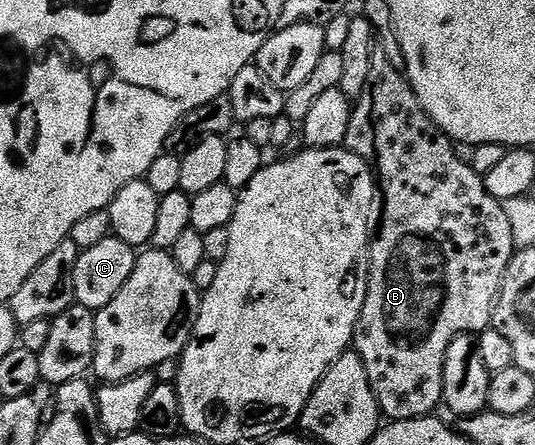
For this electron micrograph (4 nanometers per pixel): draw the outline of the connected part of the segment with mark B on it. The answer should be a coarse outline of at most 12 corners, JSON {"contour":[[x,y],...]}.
{"contour":[[372,52],[347,150],[384,199],[354,349],[431,416],[492,327],[504,203]]}

